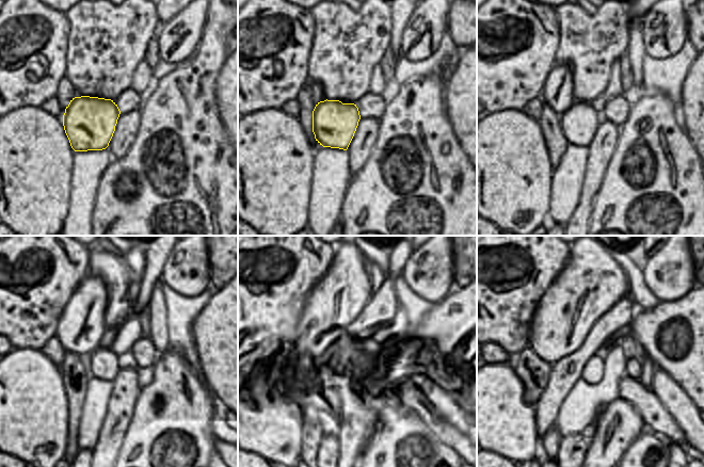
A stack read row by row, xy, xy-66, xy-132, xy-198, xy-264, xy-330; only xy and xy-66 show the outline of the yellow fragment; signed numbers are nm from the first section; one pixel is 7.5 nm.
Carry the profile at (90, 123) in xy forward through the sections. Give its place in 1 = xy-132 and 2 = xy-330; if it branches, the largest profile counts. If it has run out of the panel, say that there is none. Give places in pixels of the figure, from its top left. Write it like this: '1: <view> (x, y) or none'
1: xy-132 (578, 125)
2: xy-330 (593, 372)

